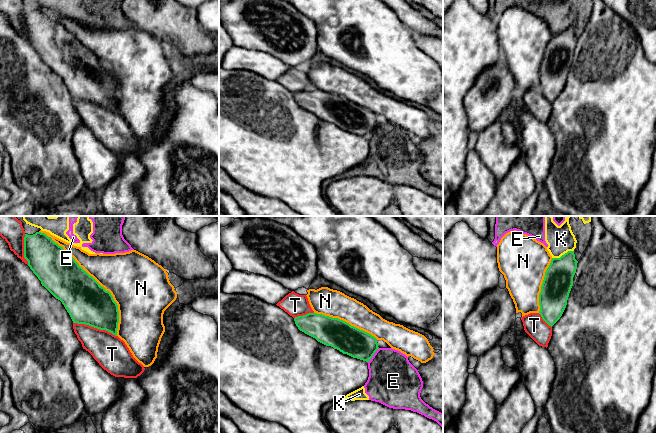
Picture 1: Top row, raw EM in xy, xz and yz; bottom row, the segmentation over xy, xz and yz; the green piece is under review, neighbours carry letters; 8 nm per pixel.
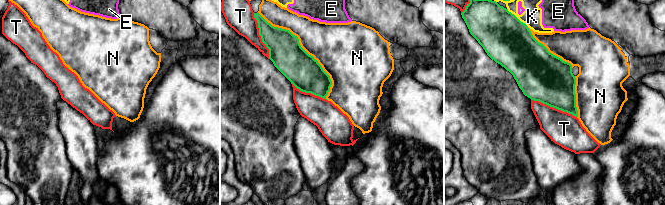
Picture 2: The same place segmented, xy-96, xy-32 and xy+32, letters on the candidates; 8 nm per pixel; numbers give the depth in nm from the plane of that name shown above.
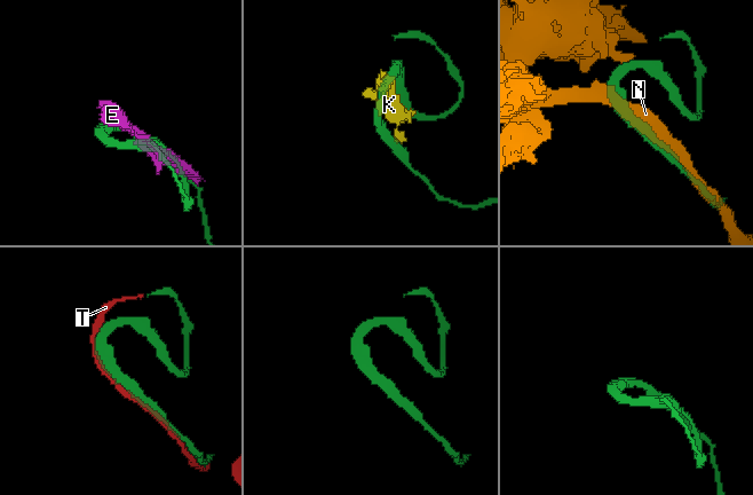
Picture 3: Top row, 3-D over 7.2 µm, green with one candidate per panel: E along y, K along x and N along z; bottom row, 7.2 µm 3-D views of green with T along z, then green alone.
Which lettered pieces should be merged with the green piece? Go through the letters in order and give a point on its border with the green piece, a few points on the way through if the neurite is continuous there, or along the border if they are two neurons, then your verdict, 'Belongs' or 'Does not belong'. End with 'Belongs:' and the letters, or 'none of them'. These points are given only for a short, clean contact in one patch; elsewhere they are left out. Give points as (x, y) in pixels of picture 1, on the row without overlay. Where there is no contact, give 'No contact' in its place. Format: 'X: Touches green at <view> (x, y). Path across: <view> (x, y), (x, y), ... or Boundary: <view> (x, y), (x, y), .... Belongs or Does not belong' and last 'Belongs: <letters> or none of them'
E: Touches green at xz (373, 130). Does not belong
K: Touches green at yz (562, 31). Does not belong
N: Touches green at xy (94, 55). Does not belong
T: Touches green at xy (95, 103). Belongs
Belongs: T

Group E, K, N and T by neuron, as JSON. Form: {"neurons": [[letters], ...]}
{"neurons": [["E", "K"], ["N"], ["T"]]}

